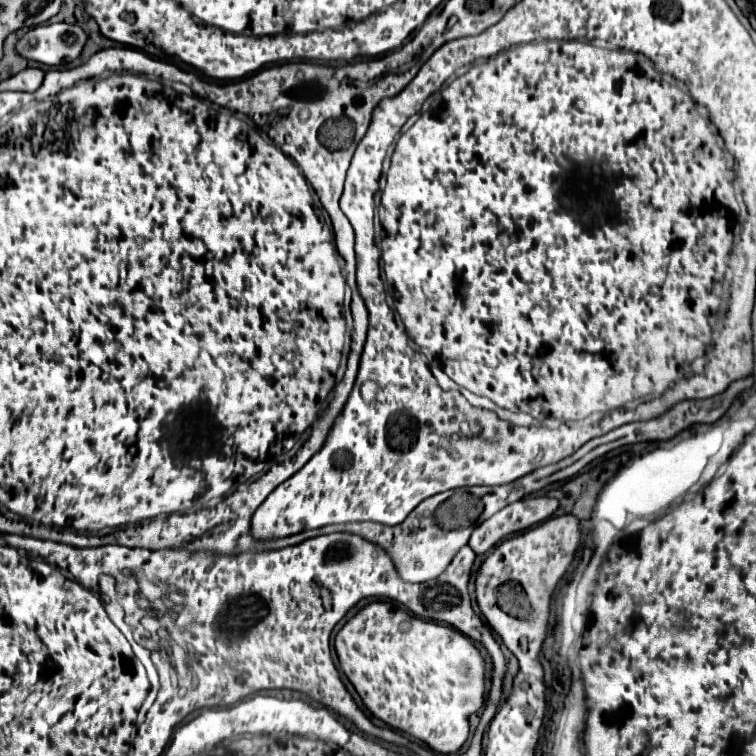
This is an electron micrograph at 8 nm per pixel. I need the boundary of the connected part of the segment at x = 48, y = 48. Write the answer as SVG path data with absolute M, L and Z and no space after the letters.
M38 25L18 41L16 49L26 59L34 59L44 65L64 65L82 53L86 39L88 35L78 25Z

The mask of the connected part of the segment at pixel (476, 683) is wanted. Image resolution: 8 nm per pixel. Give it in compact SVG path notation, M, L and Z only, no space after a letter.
M386 601L364 605L336 635L340 669L370 713L420 739L436 753L456 753L468 739L468 717L484 705L486 663L464 633L424 621Z

